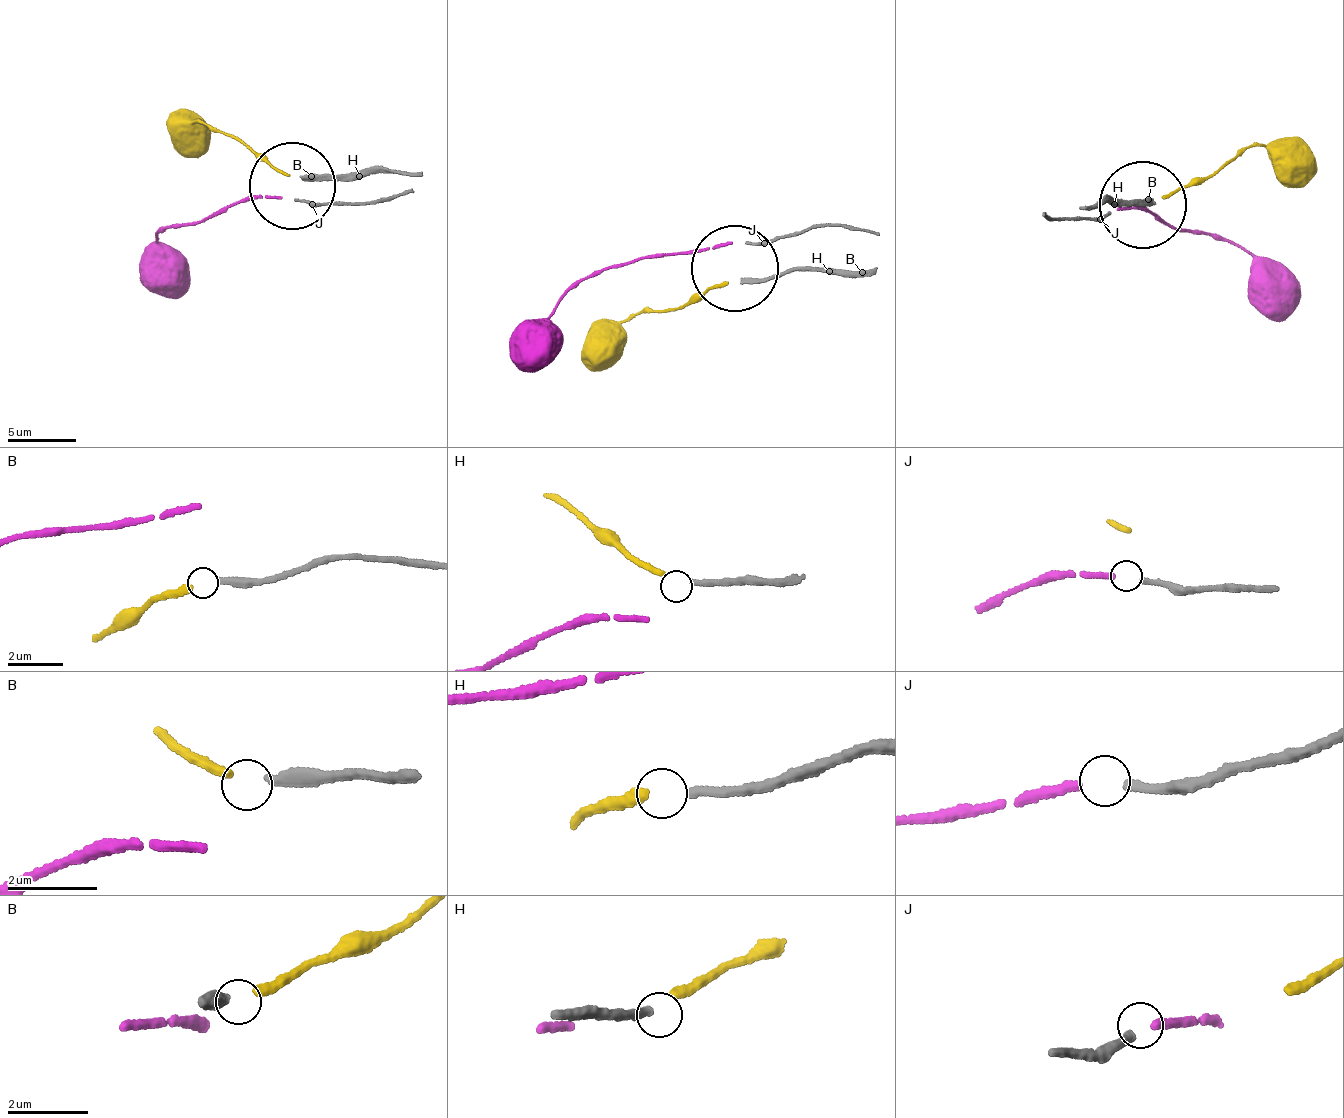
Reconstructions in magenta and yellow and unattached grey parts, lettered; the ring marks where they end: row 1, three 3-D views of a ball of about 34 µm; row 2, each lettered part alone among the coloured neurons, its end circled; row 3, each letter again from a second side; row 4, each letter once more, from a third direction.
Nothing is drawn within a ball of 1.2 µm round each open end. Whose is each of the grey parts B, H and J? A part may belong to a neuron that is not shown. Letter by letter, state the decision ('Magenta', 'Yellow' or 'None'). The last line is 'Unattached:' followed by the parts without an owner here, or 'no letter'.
B: Yellow
H: None
J: Magenta
Unattached: H

